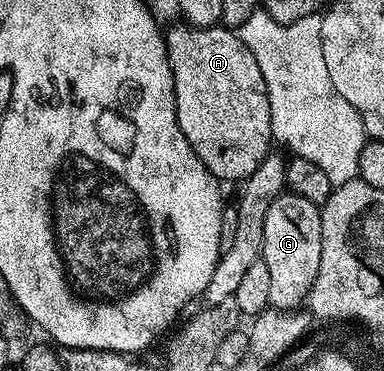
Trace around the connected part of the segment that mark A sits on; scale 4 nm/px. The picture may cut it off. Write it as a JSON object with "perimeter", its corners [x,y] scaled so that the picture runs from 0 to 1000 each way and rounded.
{"perimeter":[[[458,62],[440,78],[432,124],[453,202],[464,342],[555,480],[633,491],[714,391],[703,278],[672,159],[651,148],[622,86],[570,65],[503,73]]]}

